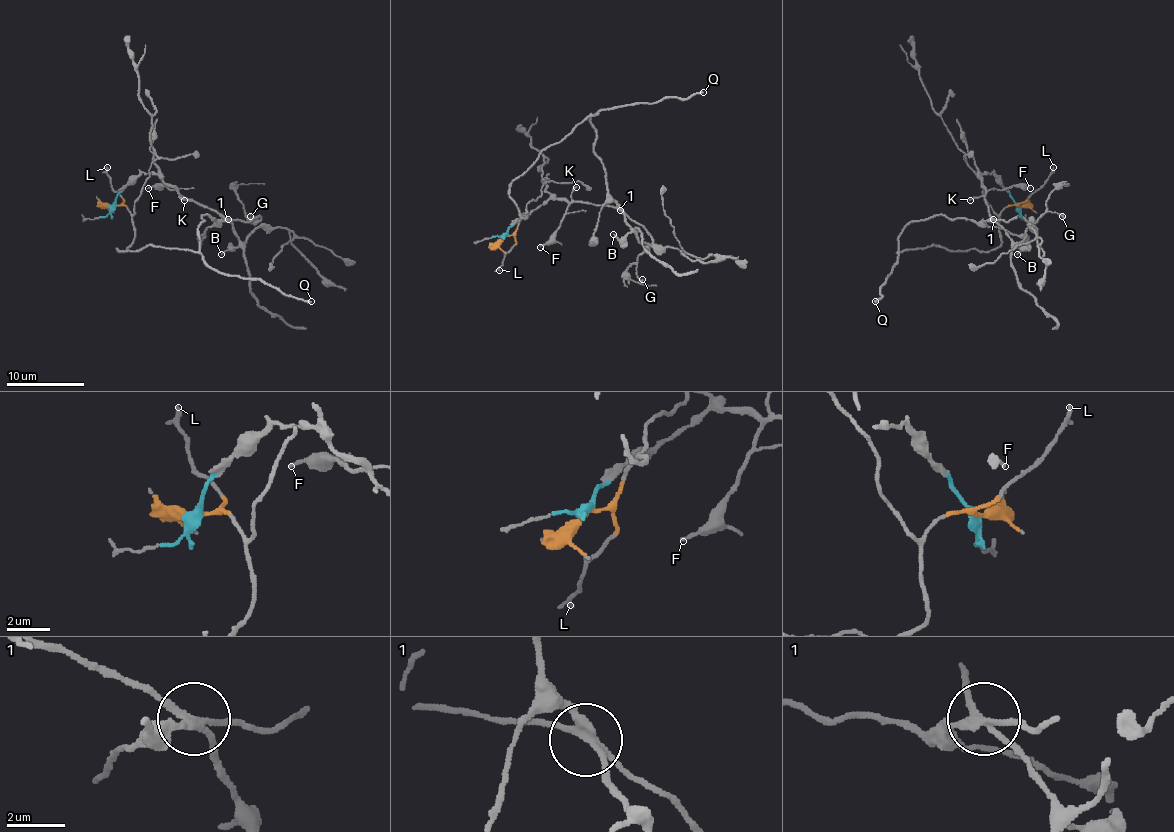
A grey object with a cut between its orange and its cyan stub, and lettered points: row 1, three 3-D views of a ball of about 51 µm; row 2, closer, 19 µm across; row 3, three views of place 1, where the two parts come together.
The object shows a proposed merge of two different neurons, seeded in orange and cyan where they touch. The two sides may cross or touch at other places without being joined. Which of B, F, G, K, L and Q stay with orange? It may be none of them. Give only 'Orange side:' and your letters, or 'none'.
Orange side: G, L, Q

